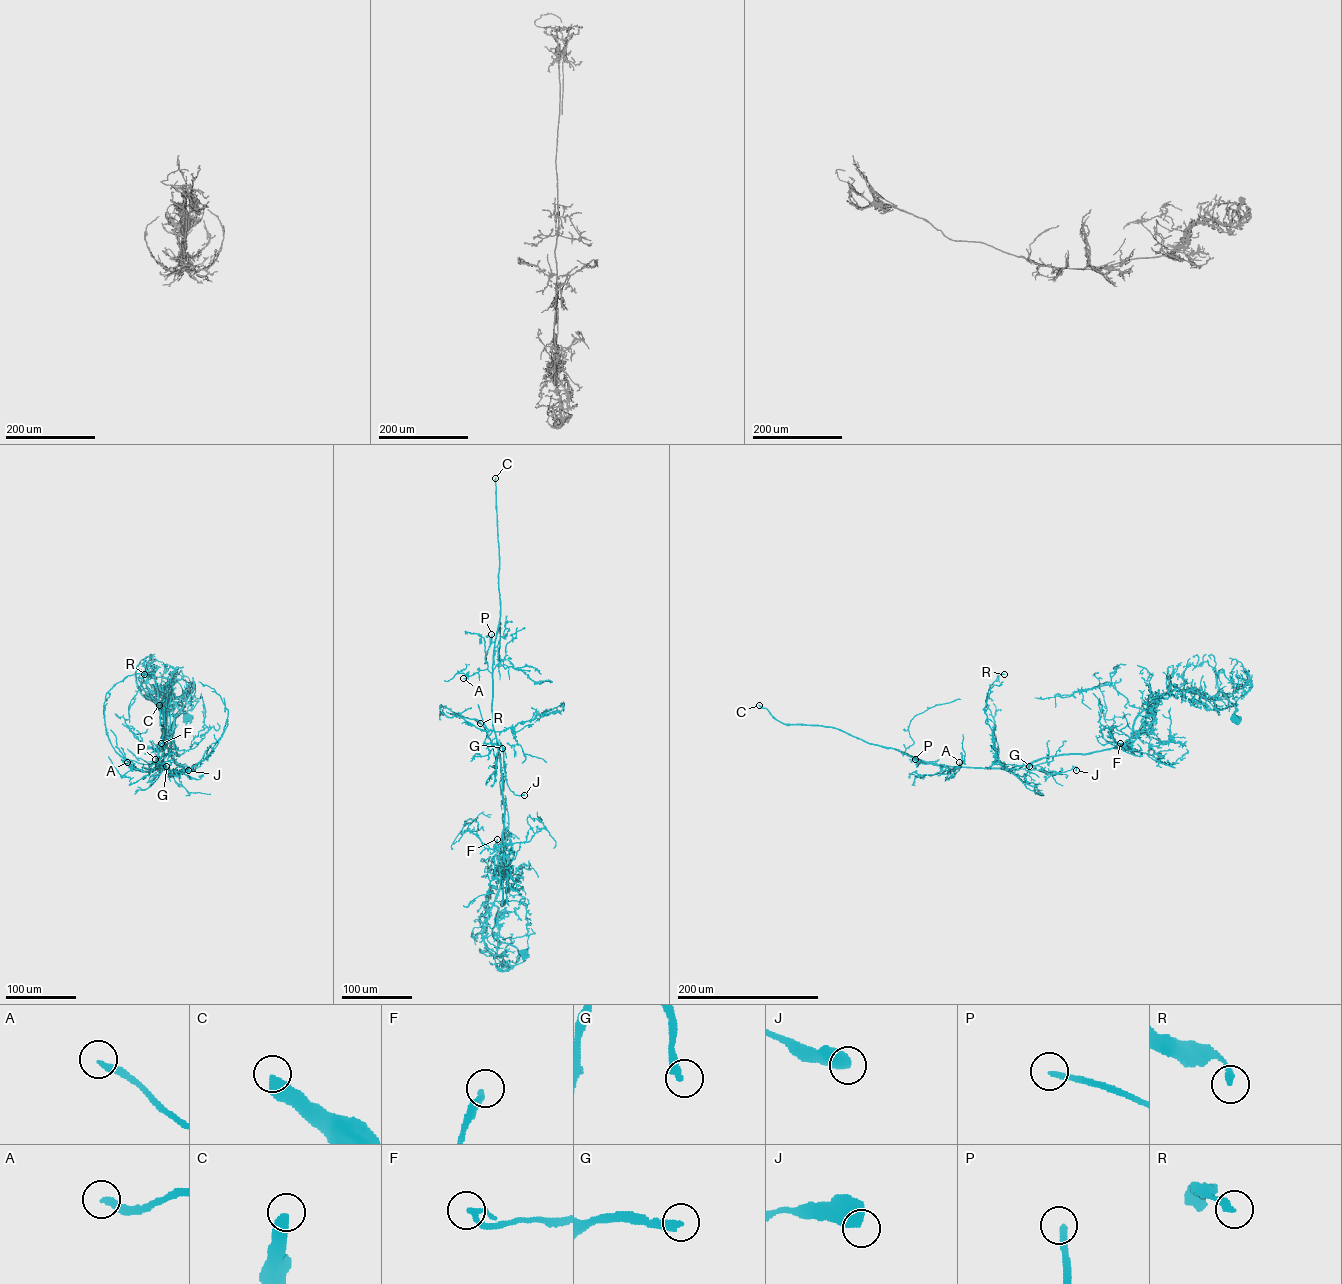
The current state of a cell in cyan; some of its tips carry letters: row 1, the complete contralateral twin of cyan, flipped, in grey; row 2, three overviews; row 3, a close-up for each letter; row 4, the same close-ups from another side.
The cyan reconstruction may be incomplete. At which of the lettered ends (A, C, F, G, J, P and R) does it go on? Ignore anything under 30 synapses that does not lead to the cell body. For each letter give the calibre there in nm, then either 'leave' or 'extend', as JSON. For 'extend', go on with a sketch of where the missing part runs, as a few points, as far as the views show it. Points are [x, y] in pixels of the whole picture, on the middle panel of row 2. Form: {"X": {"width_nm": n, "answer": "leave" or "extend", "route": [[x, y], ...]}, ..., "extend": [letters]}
{"A": {"width_nm": 260, "answer": "leave"}, "C": {"width_nm": 500, "answer": "extend"}, "F": {"width_nm": 220, "answer": "leave"}, "G": {"width_nm": 280, "answer": "extend", "route": [[502, 748], [506, 769], [519, 783]]}, "J": {"width_nm": 600, "answer": "leave"}, "P": {"width_nm": 240, "answer": "extend"}, "R": {"width_nm": 260, "answer": "leave"}, "extend": ["C", "G", "P"]}

